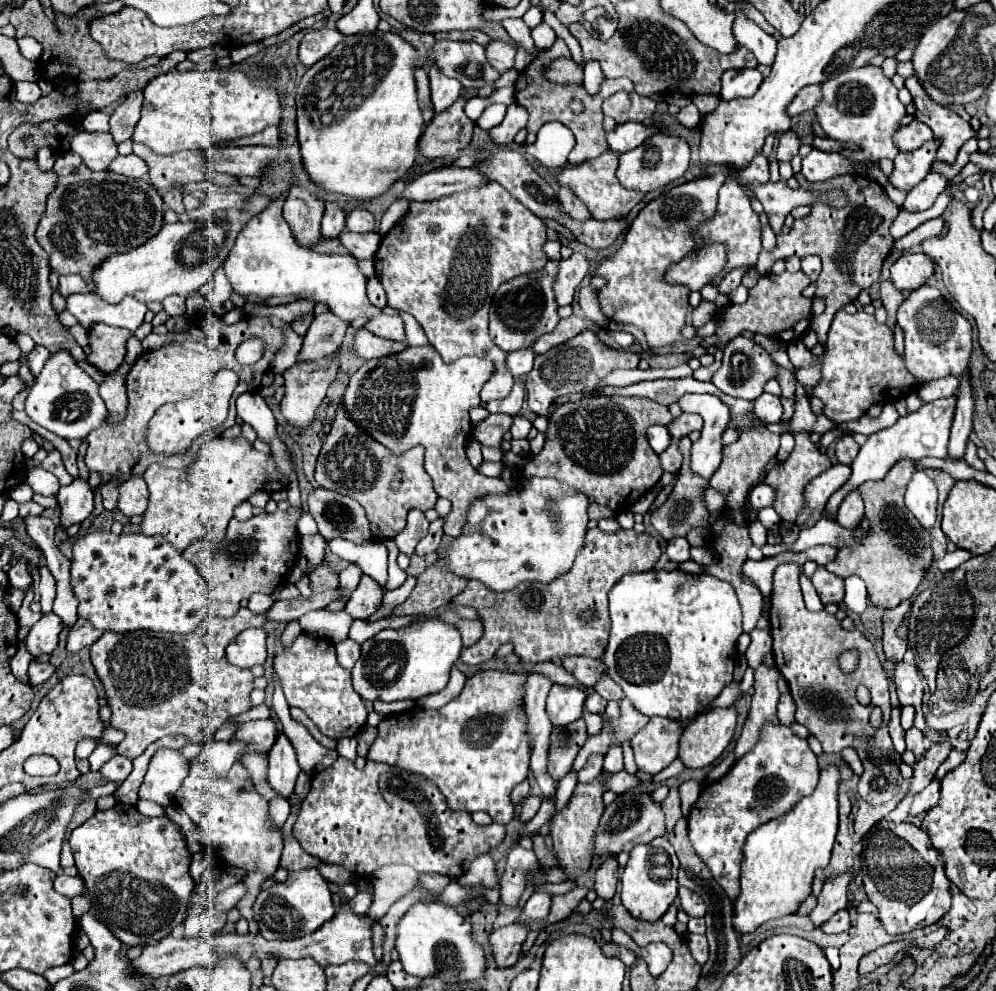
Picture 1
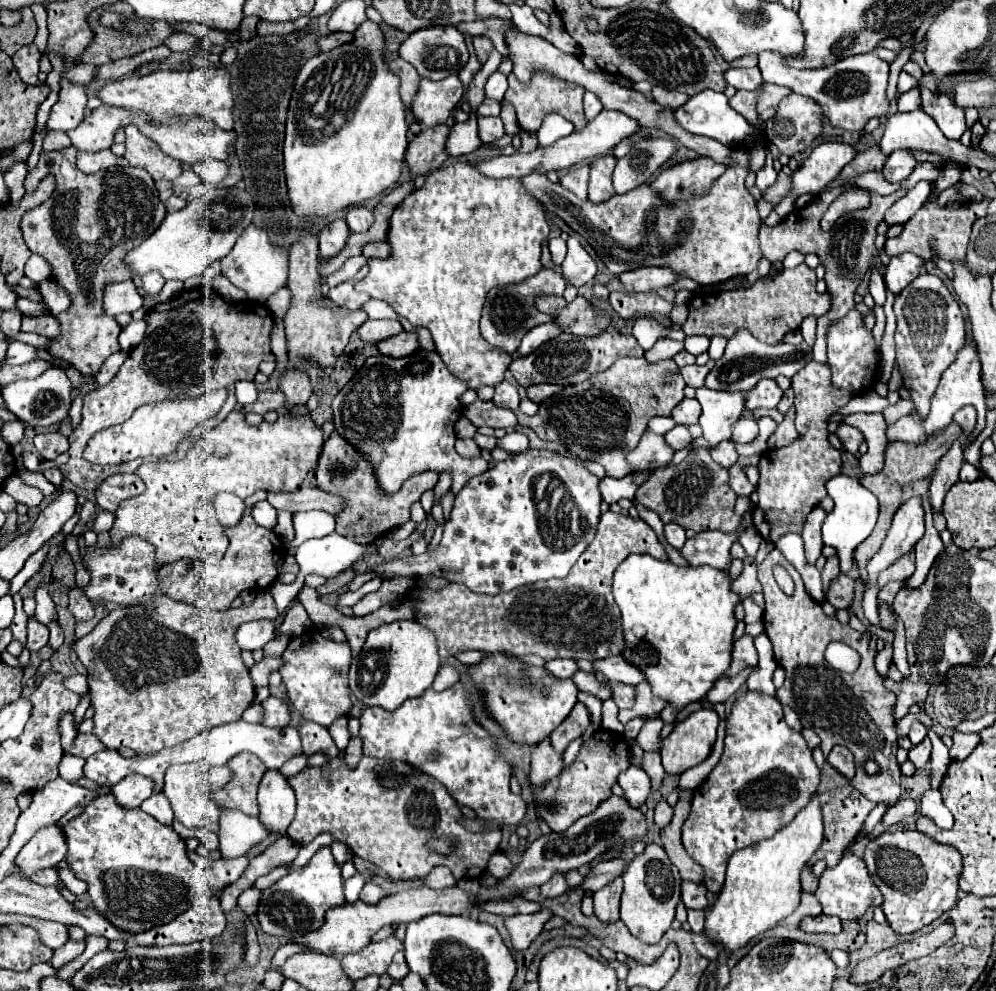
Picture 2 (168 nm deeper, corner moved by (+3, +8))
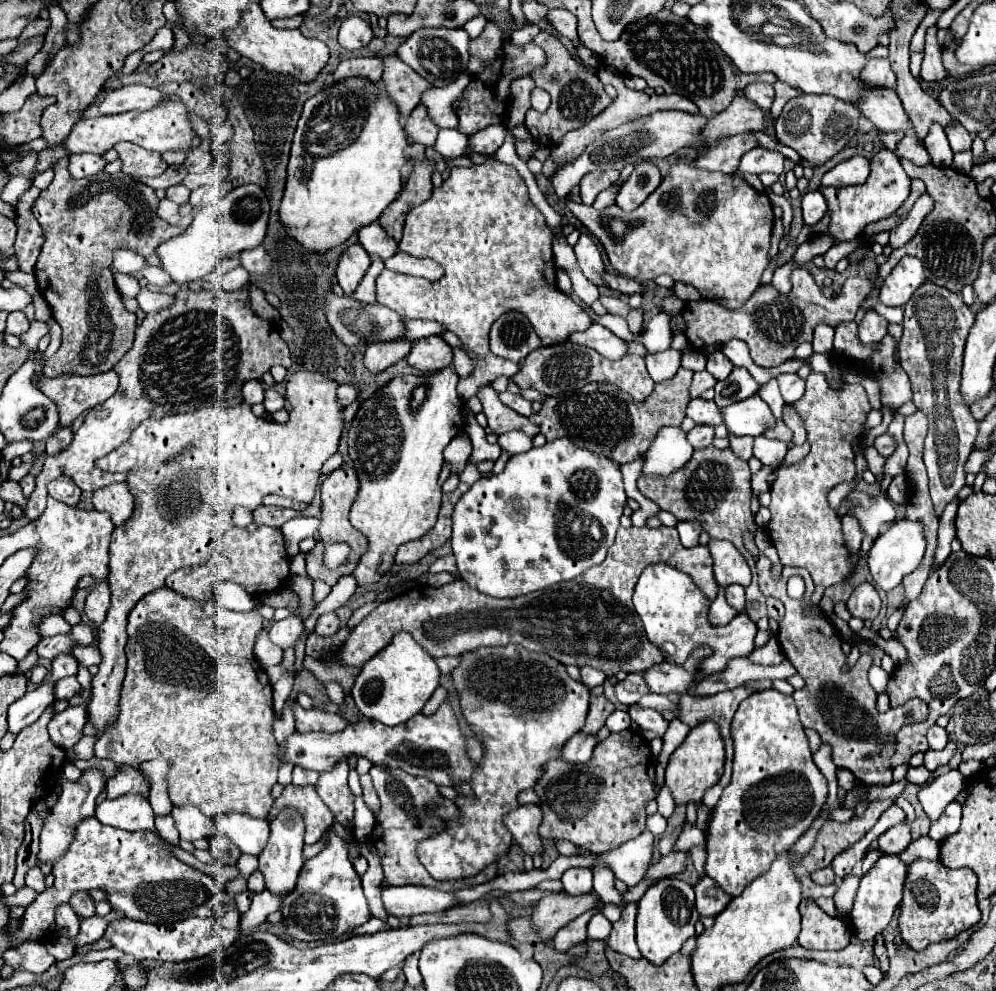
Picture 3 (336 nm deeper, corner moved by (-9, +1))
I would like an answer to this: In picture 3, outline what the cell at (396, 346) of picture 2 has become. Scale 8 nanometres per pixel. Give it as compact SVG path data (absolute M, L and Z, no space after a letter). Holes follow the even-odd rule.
M438 335L414 341L412 351L406 357L408 365L424 373L434 373L436 369L448 367L452 363L450 359L452 359L452 347L446 345L444 339Z

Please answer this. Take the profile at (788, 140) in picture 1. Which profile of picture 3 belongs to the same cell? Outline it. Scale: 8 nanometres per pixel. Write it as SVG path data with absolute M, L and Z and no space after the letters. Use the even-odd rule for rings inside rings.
M800 93L796 99L788 101L786 107L782 109L774 125L776 137L780 137L784 145L792 147L810 165L822 165L852 141L852 137L856 135L858 115L860 111L854 105L840 101L832 95Z

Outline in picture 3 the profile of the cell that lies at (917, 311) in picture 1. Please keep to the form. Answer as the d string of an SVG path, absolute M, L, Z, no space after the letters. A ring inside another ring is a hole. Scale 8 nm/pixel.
M924 283L914 295L908 305L904 305L904 335L900 339L900 365L908 373L912 383L912 401L914 405L924 411L924 415L930 421L930 429L924 441L924 463L930 477L930 497L934 503L936 513L940 515L944 505L952 501L952 497L958 495L958 491L966 485L966 471L964 465L968 461L968 455L972 451L972 445L978 435L978 423L972 419L970 409L960 401L960 369L962 369L962 355L964 355L964 343L970 333L970 327L974 325L974 311L950 289L938 287L934 283Z

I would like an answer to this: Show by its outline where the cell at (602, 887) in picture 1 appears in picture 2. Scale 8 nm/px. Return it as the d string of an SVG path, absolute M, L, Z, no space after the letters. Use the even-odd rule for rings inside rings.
M618 876L612 884L594 892L594 914L602 922L618 922L620 920L620 894L622 894L622 878Z

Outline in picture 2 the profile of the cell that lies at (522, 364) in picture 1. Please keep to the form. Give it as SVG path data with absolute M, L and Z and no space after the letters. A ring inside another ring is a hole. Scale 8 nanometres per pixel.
M546 322L546 324L540 324L540 326L532 328L532 330L522 338L522 344L520 344L520 348L516 350L514 358L534 352L540 344L556 338L558 334L562 334L562 330L560 330L560 326L558 326L556 322Z

